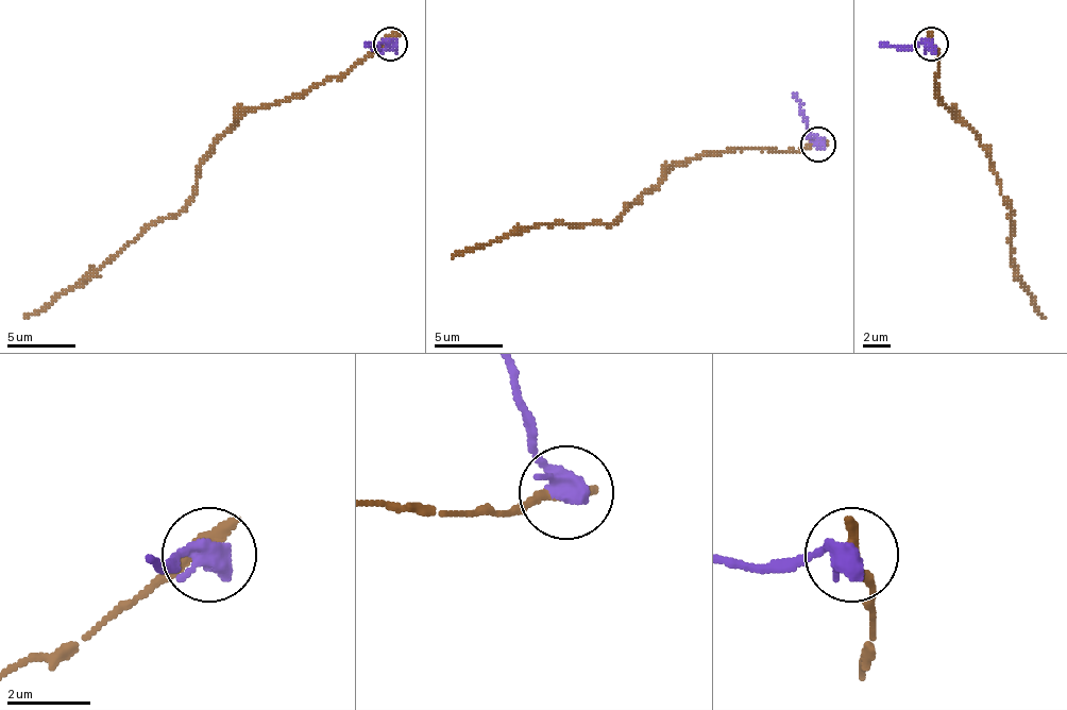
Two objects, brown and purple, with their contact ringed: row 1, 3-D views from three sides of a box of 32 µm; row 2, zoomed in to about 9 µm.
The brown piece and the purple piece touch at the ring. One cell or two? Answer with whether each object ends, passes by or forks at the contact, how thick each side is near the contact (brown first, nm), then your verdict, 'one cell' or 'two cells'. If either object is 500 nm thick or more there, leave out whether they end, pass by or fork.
calibres 360 and 550 nm; two cells

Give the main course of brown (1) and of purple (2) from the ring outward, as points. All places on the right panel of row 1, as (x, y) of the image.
1: (932, 43), (938, 73), (935, 90), (991, 156), (1000, 193), (1011, 207), (1014, 273), (1045, 318)
2: (932, 43), (880, 43)

